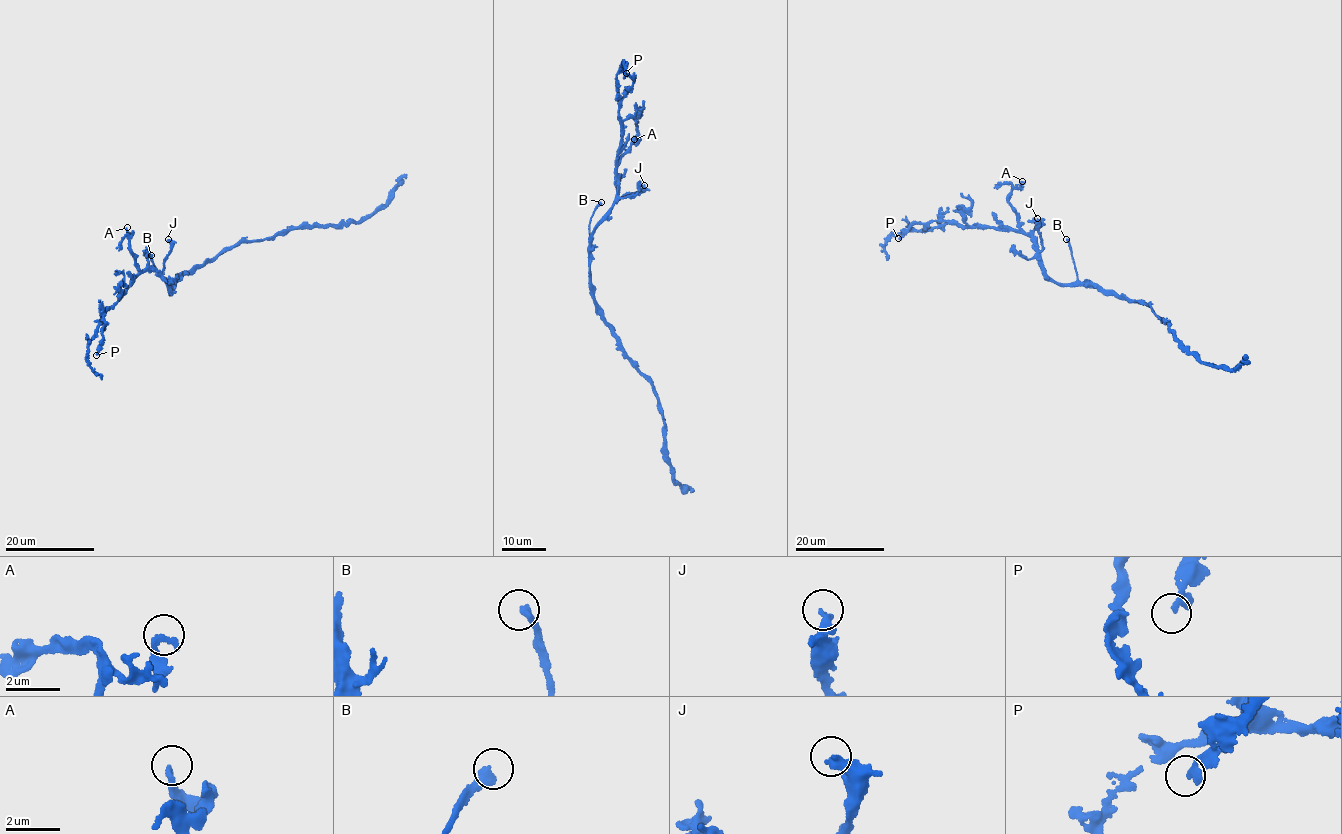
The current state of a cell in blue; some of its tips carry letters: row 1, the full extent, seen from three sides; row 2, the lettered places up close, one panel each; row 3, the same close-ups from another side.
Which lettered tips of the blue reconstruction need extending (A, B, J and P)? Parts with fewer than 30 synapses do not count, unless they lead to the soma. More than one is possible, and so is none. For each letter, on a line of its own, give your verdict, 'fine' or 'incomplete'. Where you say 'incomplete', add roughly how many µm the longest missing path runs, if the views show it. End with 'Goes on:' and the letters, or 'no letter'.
A: fine
B: fine
J: fine
P: fine
Goes on: no letter

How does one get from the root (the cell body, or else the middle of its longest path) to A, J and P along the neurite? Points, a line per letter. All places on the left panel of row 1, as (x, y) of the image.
A: (186, 273), (170, 284), (169, 293), (163, 276), (139, 268), (127, 227)
J: (186, 273), (170, 284), (169, 293), (169, 286), (161, 275), (164, 259), (171, 250), (168, 239)
P: (186, 273), (170, 284), (169, 293), (166, 279), (150, 269), (134, 278), (102, 312), (103, 338), (96, 355)

